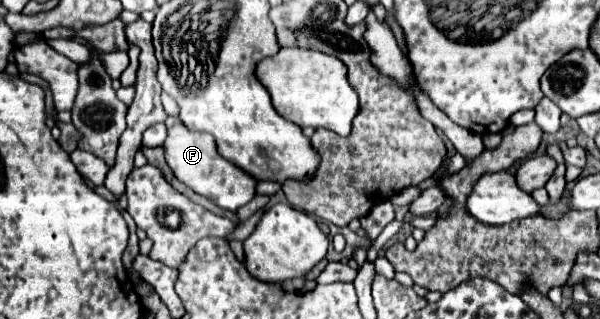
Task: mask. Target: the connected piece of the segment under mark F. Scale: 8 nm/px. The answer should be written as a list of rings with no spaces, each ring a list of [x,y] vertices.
[[[176,124],[176,126],[168,128],[168,136],[166,136],[162,148],[166,152],[166,162],[172,168],[172,172],[176,174],[176,178],[182,180],[186,186],[190,186],[194,192],[210,198],[220,208],[236,212],[238,208],[242,208],[256,196],[258,182],[252,176],[246,176],[246,172],[242,172],[242,168],[238,168],[236,164],[230,164],[226,158],[222,158],[218,154],[214,136],[210,136],[206,132],[204,134],[194,132],[190,128],[186,128],[184,124]]]

